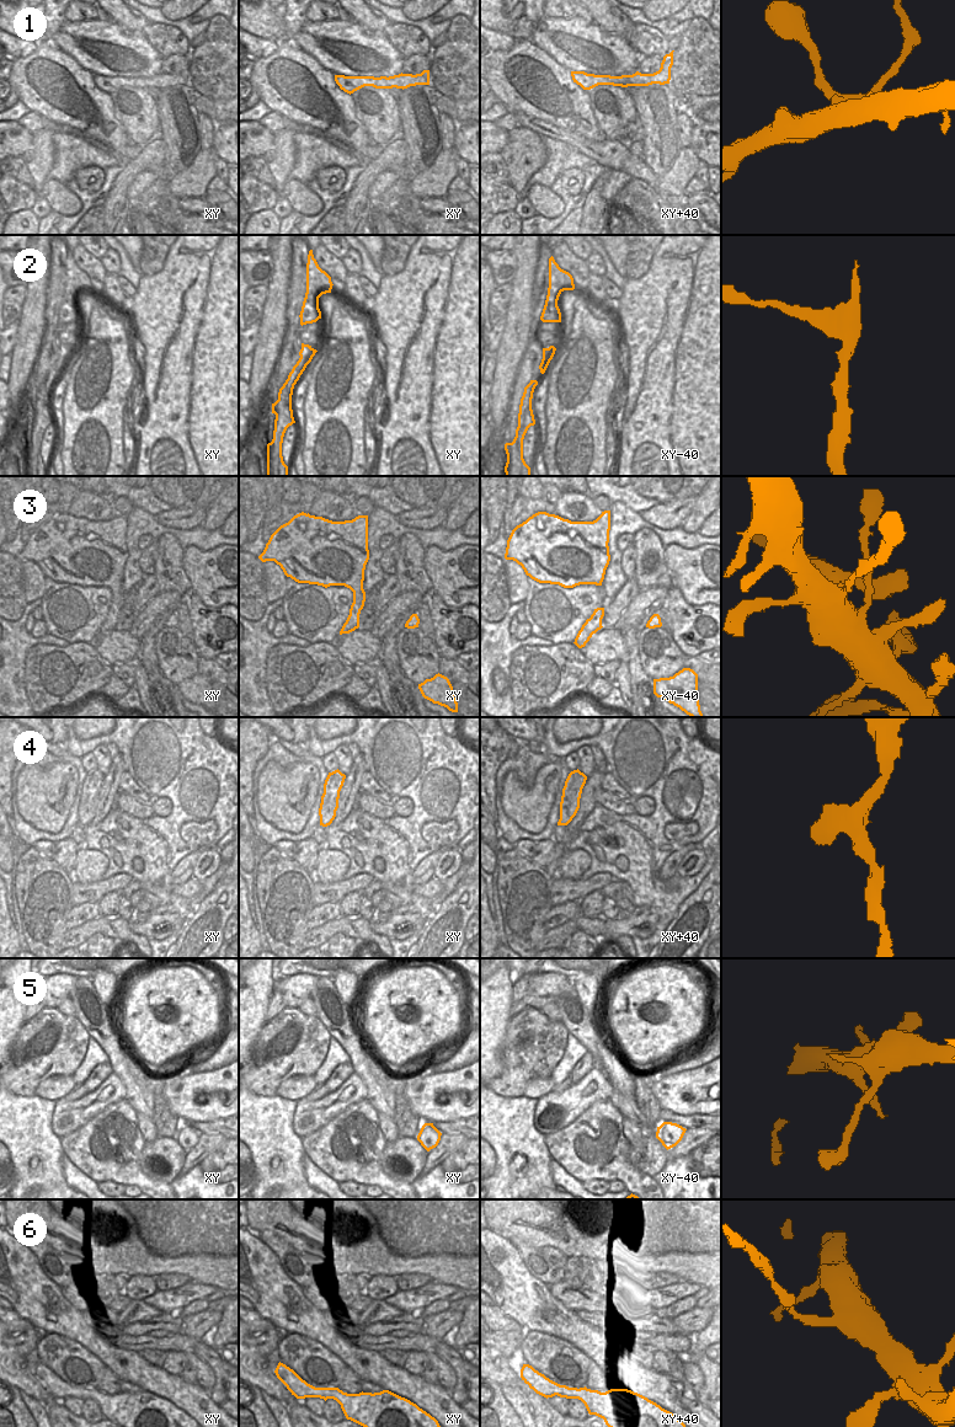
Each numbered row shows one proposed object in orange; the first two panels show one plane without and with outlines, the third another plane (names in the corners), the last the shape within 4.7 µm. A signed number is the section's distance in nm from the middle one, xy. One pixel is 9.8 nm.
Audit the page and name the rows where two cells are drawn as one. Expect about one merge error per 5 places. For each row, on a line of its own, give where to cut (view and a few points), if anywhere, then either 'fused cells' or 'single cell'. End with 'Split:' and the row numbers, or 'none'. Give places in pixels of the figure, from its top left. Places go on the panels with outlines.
1: cut xy+40 (622, 75), (643, 81); fused cells
2: cut xy (291, 372), (300, 374); fused cells
3: cut none; single cell
4: cut none; single cell
5: cut none; single cell
6: cut xy (326, 1388), (332, 1393), (332, 1398); fused cells
Split: 1, 2, 6

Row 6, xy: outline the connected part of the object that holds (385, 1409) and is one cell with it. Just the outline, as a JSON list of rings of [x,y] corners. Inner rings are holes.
[[[327,1388],[346,1416],[363,1427],[441,1427],[438,1421],[410,1400],[389,1390],[347,1394]]]

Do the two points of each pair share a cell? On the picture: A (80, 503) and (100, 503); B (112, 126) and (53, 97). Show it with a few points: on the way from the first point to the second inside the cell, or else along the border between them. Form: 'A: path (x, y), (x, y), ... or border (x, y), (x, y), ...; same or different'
A: path (85, 503), (95, 503); same
B: path (95, 102), (85, 86), (64, 65), (53, 74); same

